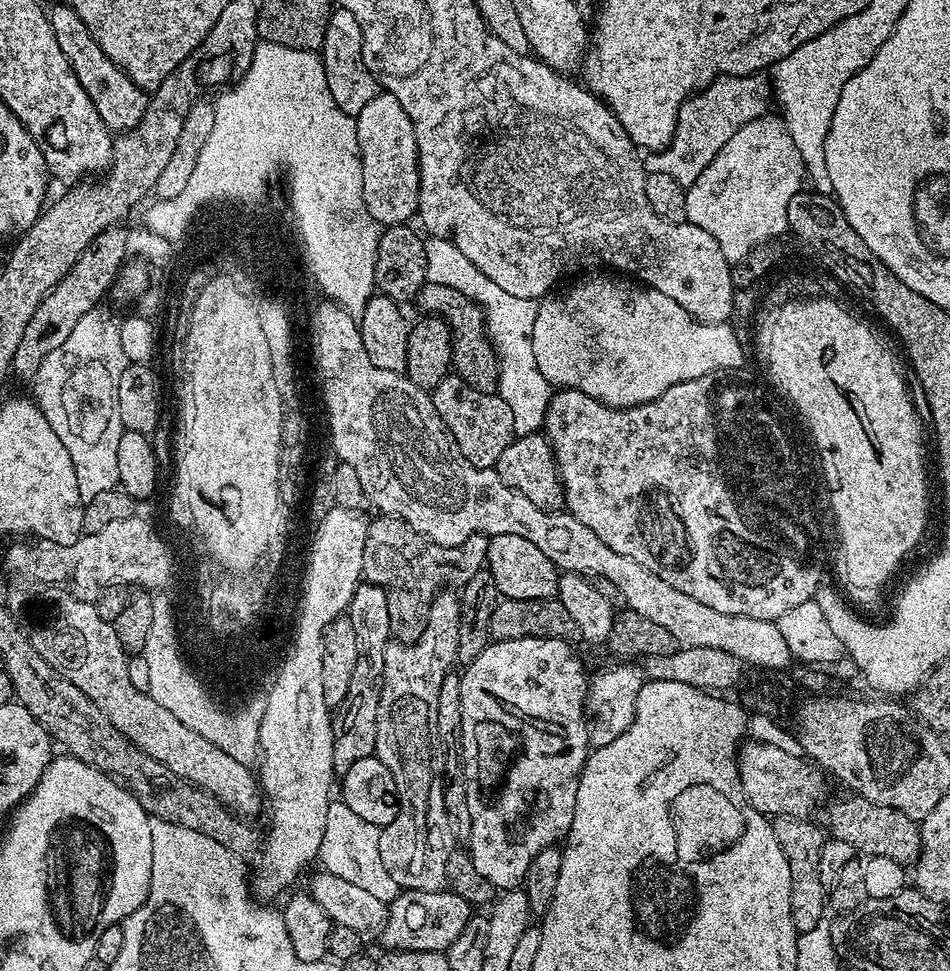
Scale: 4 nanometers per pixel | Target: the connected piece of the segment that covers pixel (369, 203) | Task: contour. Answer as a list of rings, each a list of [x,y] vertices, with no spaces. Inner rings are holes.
[[[380,90],[370,102],[366,102],[366,106],[362,106],[361,112],[354,119],[362,162],[362,194],[366,198],[366,210],[370,210],[376,223],[381,226],[408,224],[411,216],[413,219],[417,215],[420,206],[420,167],[414,126],[406,110],[402,110],[402,102],[398,102],[394,94]]]

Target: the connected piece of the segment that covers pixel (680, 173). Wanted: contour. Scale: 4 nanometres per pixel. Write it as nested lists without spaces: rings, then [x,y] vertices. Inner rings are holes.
[[[767,75],[716,77],[712,83],[689,96],[678,110],[674,138],[665,148],[649,155],[652,157],[646,160],[647,171],[670,174],[670,178],[675,178],[684,189],[688,189],[698,182],[698,174],[718,158],[722,146],[726,146],[742,126],[765,115],[773,104],[772,82]]]

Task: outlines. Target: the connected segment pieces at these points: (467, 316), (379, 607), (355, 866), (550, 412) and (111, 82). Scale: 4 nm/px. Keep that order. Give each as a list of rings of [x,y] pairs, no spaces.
[[[426,282],[414,301],[421,313],[440,316],[450,326],[452,335],[452,368],[455,375],[460,376],[474,390],[495,393],[500,386],[500,363],[488,336],[488,328],[484,324],[484,311],[478,307],[462,290],[454,290],[454,286],[442,286]]]
[[[361,582],[354,590],[346,617],[354,624],[358,640],[358,659],[350,680],[348,696],[345,698],[342,711],[334,724],[334,766],[342,774],[358,762],[358,758],[373,755],[375,738],[378,731],[378,704],[380,688],[384,685],[384,651],[393,639],[394,629],[390,618],[390,606],[382,586]]]
[[[341,811],[341,816],[329,815],[326,822],[326,834],[324,835],[324,846],[322,849],[323,867],[335,876],[346,876],[354,878],[362,890],[370,890],[374,898],[385,902],[391,902],[398,895],[398,887],[394,879],[390,878],[385,863],[382,862],[379,849],[379,836],[381,829],[376,828],[370,822],[358,820],[351,812]]]
[[[701,378],[678,382],[656,400],[633,408],[612,408],[582,394],[582,390],[553,391],[542,429],[560,471],[566,510],[582,526],[590,526],[610,550],[642,562],[674,590],[698,598],[710,610],[779,622],[786,610],[813,599],[822,579],[813,571],[795,568],[777,556],[763,556],[752,548],[750,534],[737,519],[728,492],[716,473],[715,449],[707,403],[708,384]]]
[[[56,2],[48,12],[48,20],[52,24],[54,38],[58,38],[62,54],[66,54],[82,90],[86,90],[86,94],[94,102],[104,125],[116,134],[129,132],[146,112],[149,93],[138,87],[114,62],[110,62],[110,58],[106,58],[102,46],[94,42],[82,18],[78,18],[78,14],[70,6]]]

